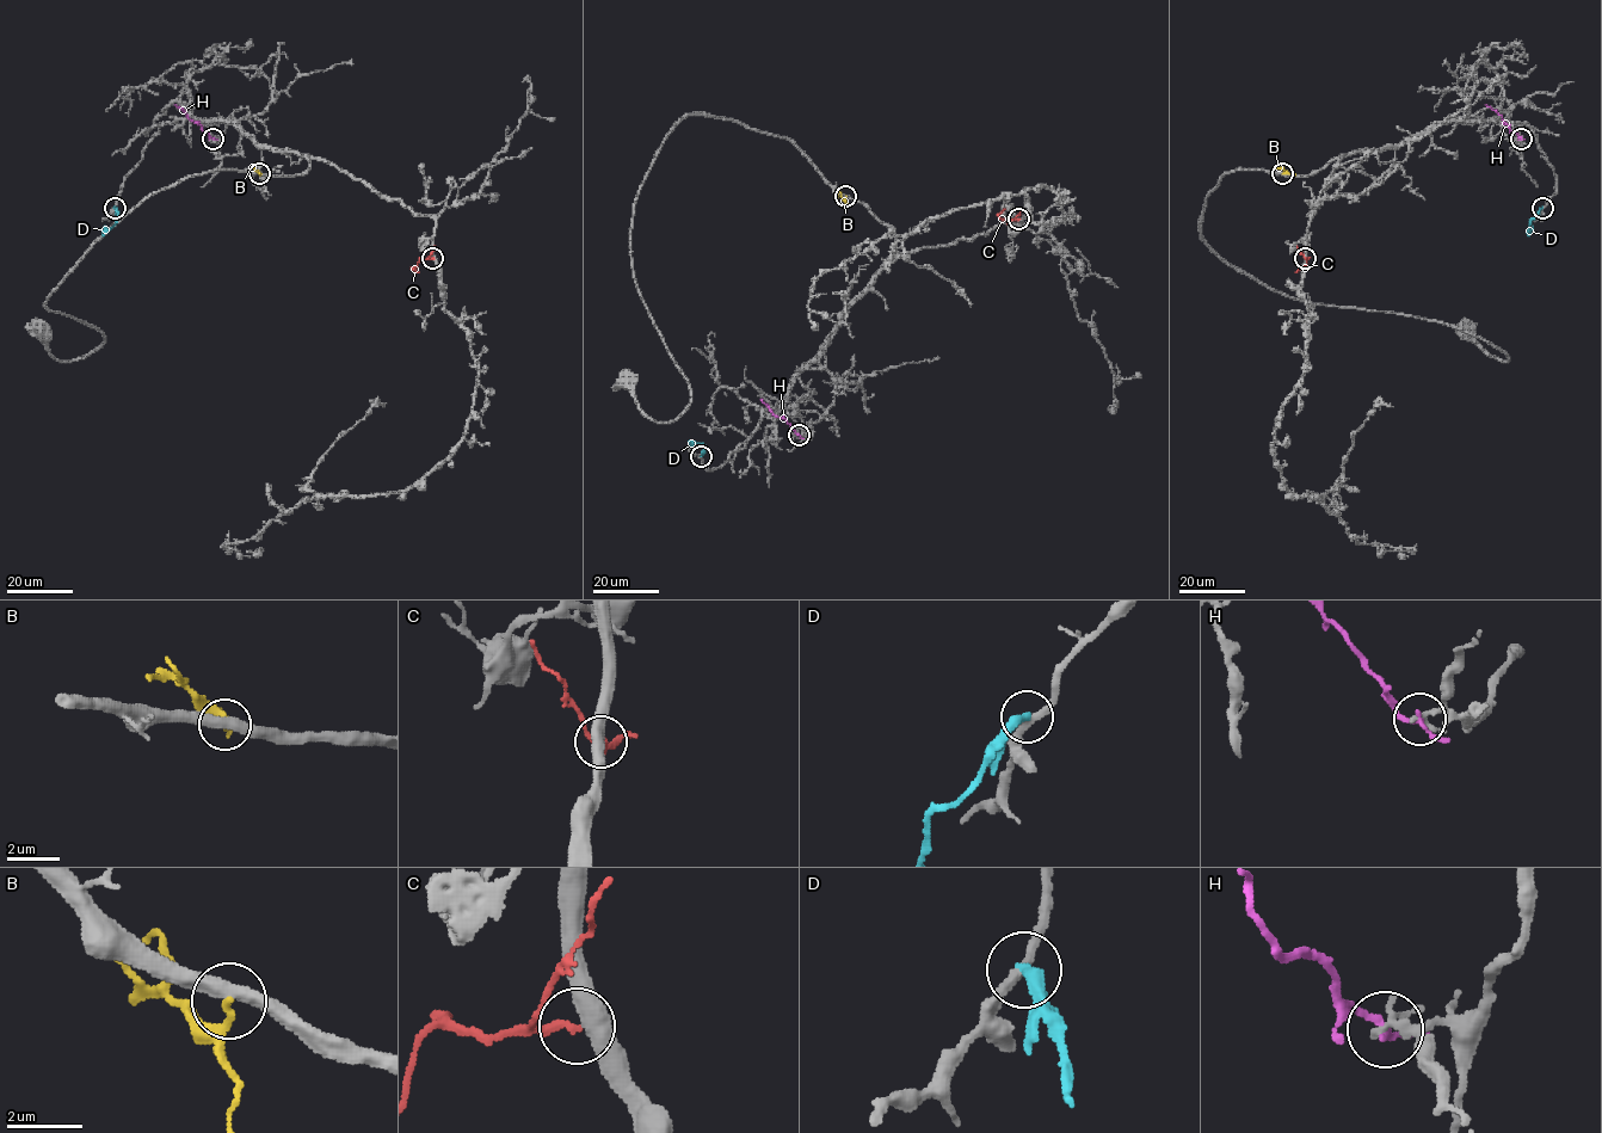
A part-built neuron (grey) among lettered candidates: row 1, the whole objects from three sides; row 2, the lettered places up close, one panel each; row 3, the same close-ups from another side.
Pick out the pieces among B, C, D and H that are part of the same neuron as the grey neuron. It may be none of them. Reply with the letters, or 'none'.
none

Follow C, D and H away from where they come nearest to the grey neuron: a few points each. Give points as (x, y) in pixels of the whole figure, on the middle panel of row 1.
C: (1018, 219), (1000, 219), (997, 215), (1004, 209)
D: (701, 456), (704, 445), (689, 442)
H: (800, 435), (784, 419), (774, 416), (761, 399)

